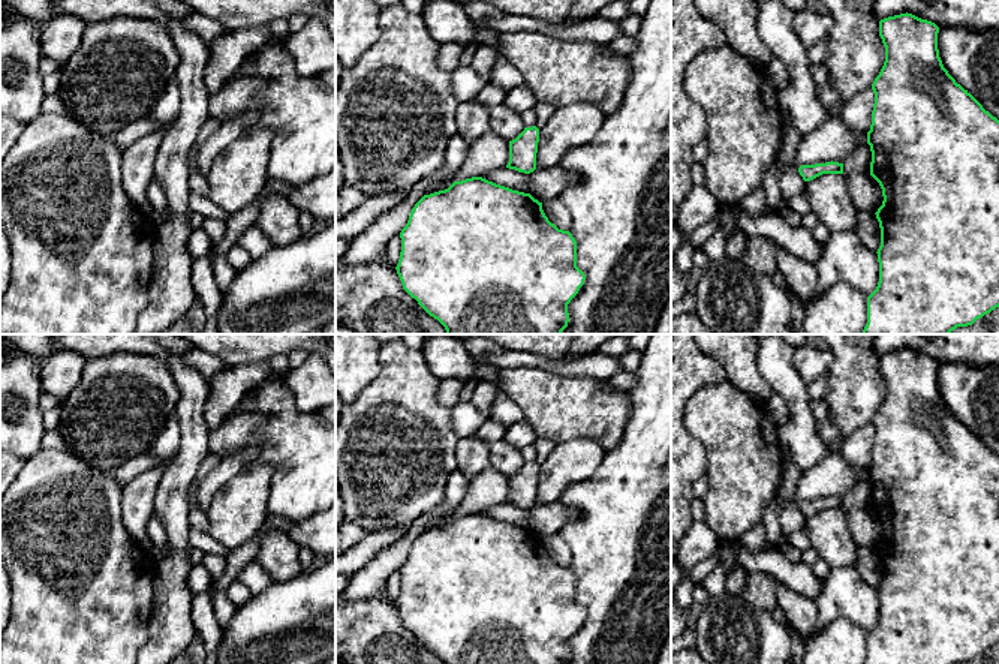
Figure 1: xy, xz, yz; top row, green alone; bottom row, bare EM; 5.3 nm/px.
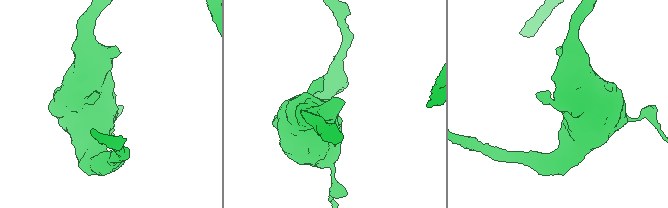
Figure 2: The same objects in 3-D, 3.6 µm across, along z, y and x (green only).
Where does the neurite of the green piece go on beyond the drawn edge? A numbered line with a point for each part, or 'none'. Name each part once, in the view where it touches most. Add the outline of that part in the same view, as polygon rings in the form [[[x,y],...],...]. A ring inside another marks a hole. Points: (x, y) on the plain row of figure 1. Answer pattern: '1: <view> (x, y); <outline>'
none

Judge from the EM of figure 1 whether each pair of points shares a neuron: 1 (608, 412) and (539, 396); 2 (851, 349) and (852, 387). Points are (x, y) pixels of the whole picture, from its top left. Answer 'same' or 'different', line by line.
1: same
2: same

